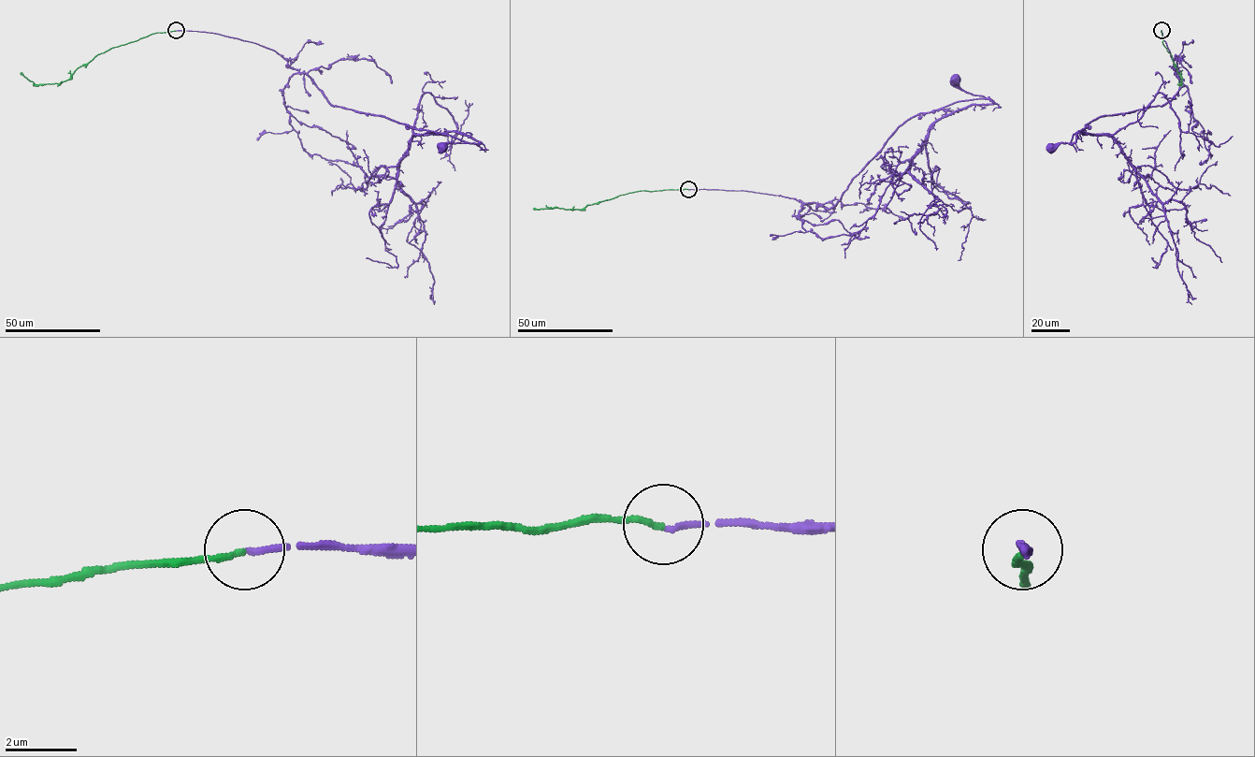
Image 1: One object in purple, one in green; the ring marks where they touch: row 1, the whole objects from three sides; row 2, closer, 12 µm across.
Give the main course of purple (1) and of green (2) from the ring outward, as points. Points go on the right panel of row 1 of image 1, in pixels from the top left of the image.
1: (1161, 30), (1180, 83), (1180, 89), (1171, 100), (1161, 106), (1100, 115), (1074, 135), (1071, 142), (1050, 146)
2: (1161, 30), (1162, 43), (1182, 79), (1180, 84), (1179, 72)

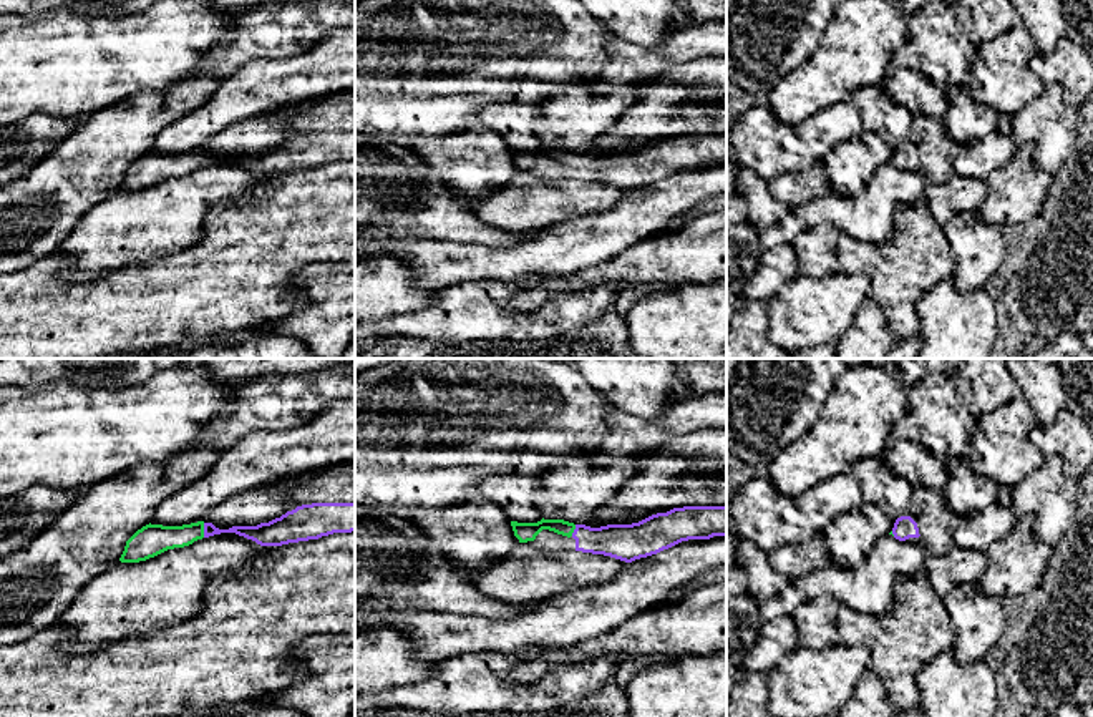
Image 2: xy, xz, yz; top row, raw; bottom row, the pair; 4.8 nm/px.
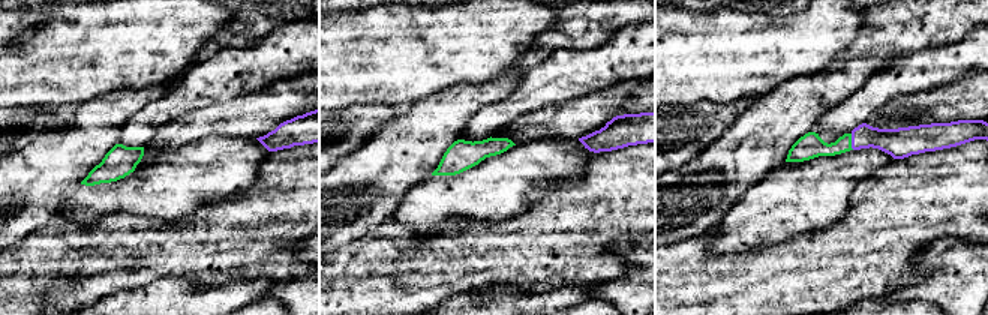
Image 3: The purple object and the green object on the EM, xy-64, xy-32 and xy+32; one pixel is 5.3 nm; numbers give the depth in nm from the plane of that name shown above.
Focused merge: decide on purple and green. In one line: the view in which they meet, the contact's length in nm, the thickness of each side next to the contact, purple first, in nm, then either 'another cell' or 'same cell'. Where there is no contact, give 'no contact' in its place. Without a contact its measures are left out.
xy | 70 nm | 80/140 nm | same cell

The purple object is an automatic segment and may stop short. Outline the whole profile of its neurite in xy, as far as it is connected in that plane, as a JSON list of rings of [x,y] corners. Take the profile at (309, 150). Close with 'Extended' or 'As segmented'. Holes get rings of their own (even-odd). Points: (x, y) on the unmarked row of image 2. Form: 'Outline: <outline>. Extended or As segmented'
Outline: [[[312,131],[297,134],[280,146],[257,154],[232,154],[219,158],[212,151],[191,151],[182,154],[146,153],[138,158],[124,174],[121,191],[139,191],[168,178],[184,176],[197,168],[221,161],[236,161],[260,174],[282,174],[289,171],[318,168],[333,161],[355,159],[355,131]]]. Extended

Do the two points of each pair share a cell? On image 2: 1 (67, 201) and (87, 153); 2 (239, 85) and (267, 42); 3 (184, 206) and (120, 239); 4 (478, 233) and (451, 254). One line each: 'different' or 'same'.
1: same
2: different
3: same
4: different

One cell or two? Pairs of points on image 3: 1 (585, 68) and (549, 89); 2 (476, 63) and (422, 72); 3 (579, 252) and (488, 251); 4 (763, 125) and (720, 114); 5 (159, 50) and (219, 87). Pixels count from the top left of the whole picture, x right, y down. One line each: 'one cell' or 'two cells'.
1: one cell
2: one cell
3: one cell
4: two cells
5: two cells

